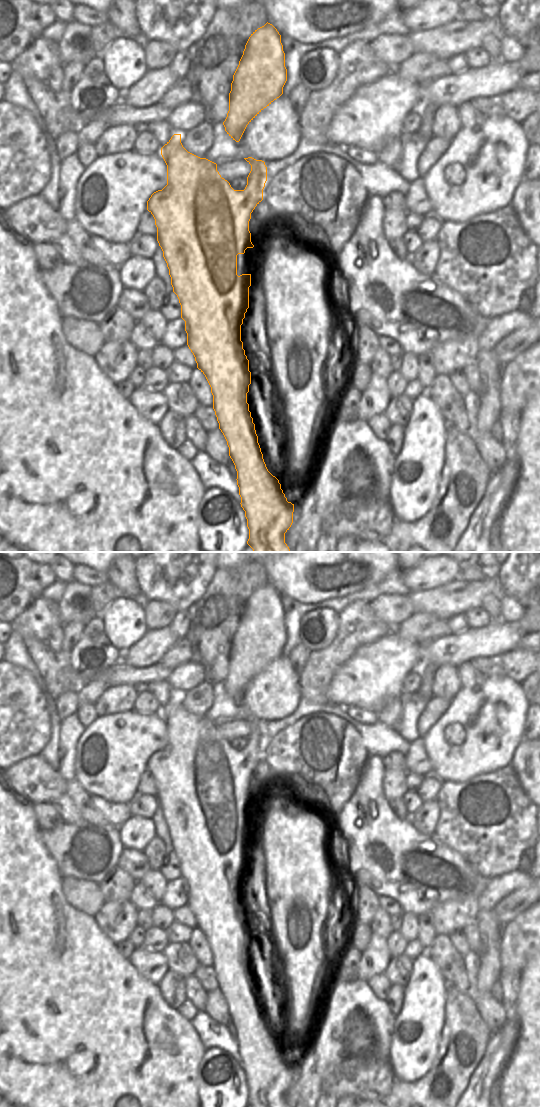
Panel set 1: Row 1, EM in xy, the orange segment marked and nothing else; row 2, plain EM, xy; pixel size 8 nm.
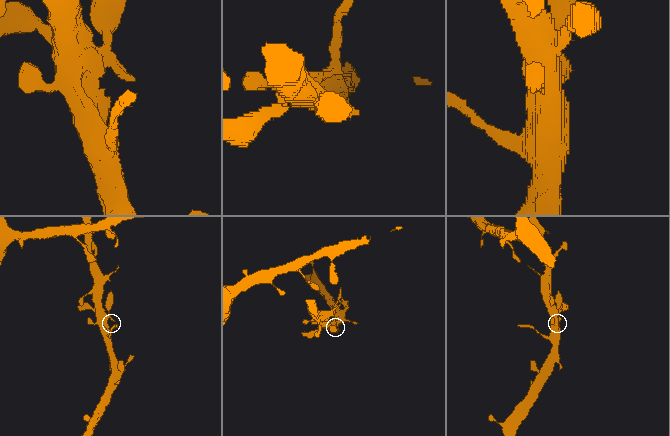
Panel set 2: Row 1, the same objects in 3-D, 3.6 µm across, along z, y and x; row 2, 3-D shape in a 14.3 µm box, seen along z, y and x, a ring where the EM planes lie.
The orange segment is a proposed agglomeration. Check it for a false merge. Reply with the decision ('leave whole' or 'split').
leave whole

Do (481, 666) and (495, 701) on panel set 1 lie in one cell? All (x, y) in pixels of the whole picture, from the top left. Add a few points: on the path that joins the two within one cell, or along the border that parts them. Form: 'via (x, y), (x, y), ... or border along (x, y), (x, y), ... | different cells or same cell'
border along (485, 675), (505, 675), (508, 678) | different cells

